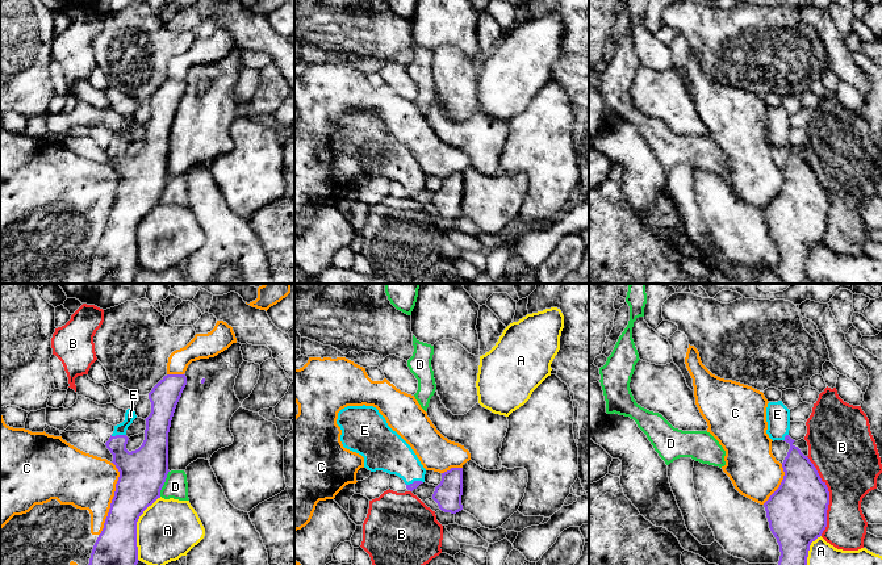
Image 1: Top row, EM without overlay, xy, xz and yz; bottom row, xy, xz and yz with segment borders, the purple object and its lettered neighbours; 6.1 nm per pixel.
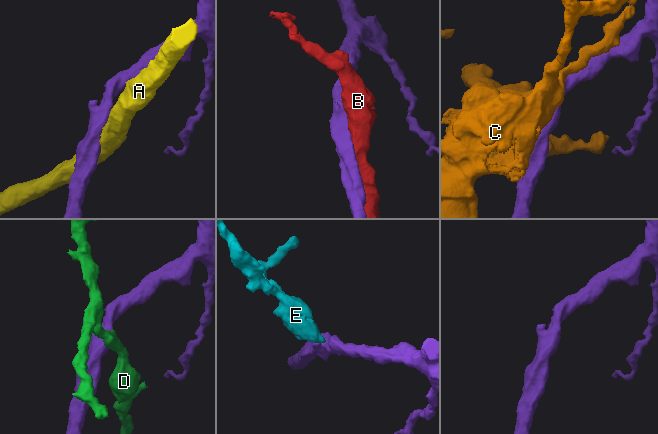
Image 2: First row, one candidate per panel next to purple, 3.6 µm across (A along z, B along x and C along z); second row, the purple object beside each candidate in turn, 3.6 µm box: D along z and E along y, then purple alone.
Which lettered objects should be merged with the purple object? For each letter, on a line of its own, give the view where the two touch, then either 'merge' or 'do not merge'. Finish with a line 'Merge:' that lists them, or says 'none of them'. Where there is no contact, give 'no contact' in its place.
A: contact in xy; do not merge
B: contact in yz; do not merge
C: contact in xy; do not merge
D: contact in xy; do not merge
E: contact in xy; merge
Merge: E

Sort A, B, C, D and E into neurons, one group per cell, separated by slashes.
A / B / C / D / E

